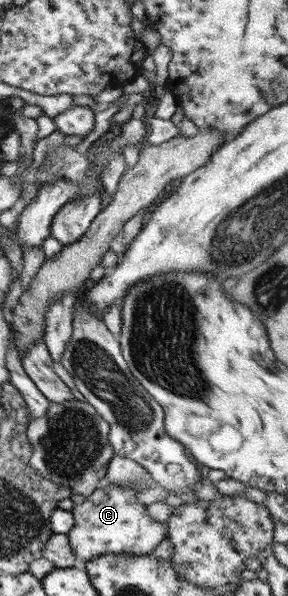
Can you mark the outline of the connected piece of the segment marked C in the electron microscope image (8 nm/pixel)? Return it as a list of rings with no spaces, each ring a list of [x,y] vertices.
[[[103,484],[90,493],[83,502],[74,504],[69,512],[73,526],[67,532],[71,552],[74,553],[76,566],[82,566],[92,557],[106,553],[127,555],[148,555],[165,537],[167,527],[154,522],[146,514],[146,506],[136,501],[136,488],[108,486]]]

